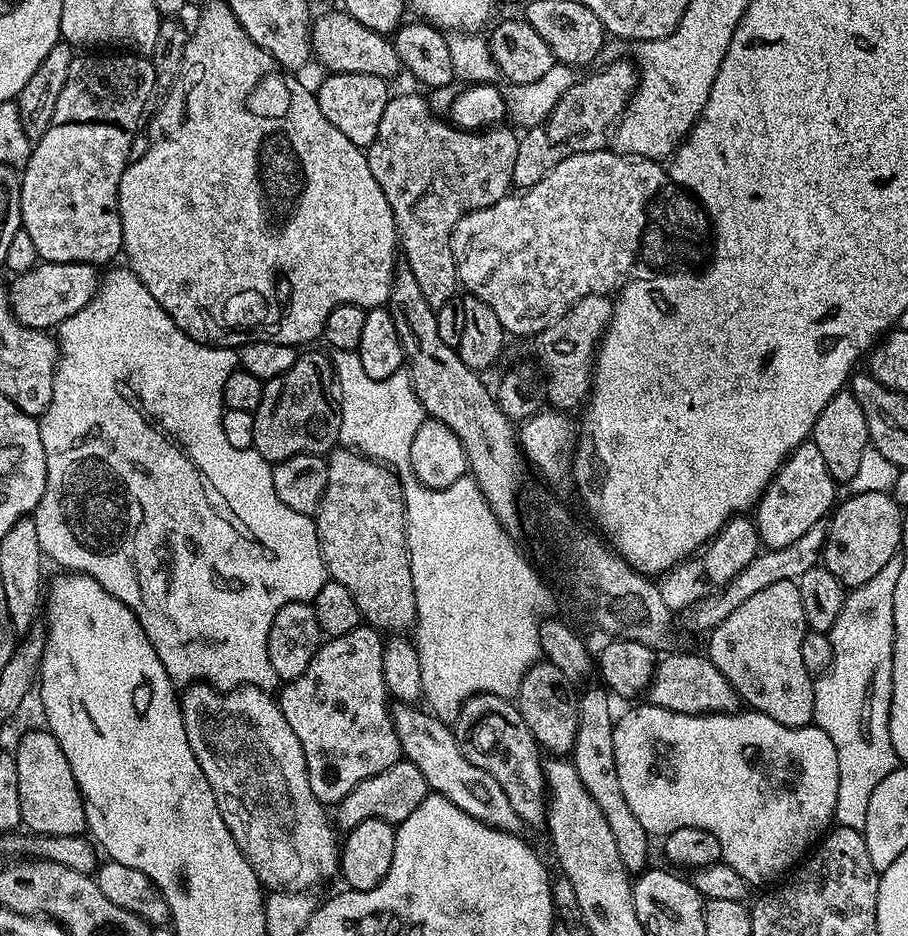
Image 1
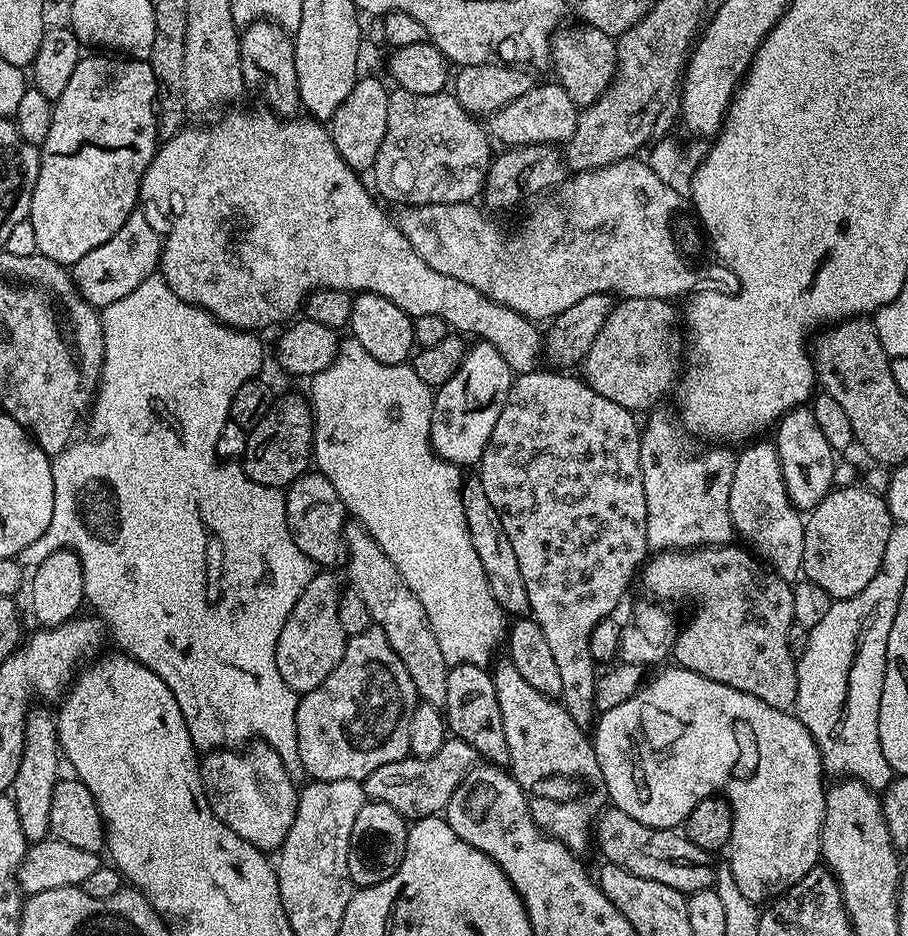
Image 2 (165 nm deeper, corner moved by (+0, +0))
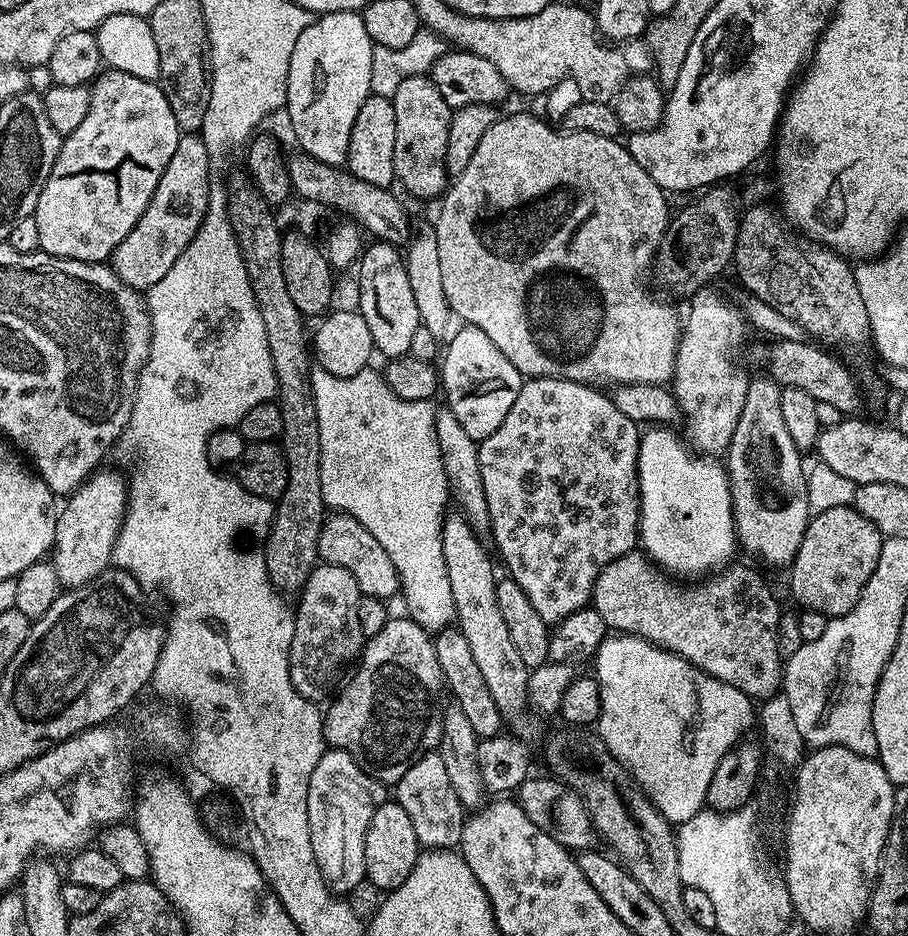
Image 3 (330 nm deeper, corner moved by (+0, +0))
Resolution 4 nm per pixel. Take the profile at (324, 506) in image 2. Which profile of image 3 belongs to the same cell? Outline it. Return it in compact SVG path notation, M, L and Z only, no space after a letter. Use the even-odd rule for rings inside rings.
M336 512L325 519L318 534L318 554L323 563L342 566L342 570L350 570L350 574L354 574L354 582L358 582L363 595L388 602L391 601L392 595L400 592L398 570L394 570L390 554L382 550L378 538L374 538L374 534L370 534L370 530L366 530L366 526L362 526L362 522L358 522L353 516Z

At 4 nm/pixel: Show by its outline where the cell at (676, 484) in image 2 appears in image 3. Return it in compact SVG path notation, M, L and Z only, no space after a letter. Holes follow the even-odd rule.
M712 286L700 288L691 297L689 304L692 305L688 308L688 317L685 315L682 320L680 343L676 346L676 362L670 381L670 391L683 416L683 435L687 443L700 454L727 453L728 444L735 438L738 430L738 417L746 406L746 390L750 379L749 373L740 369L740 360L736 357L744 335L750 332L750 325L745 319L745 313L732 304L724 304L723 294L714 289Z

